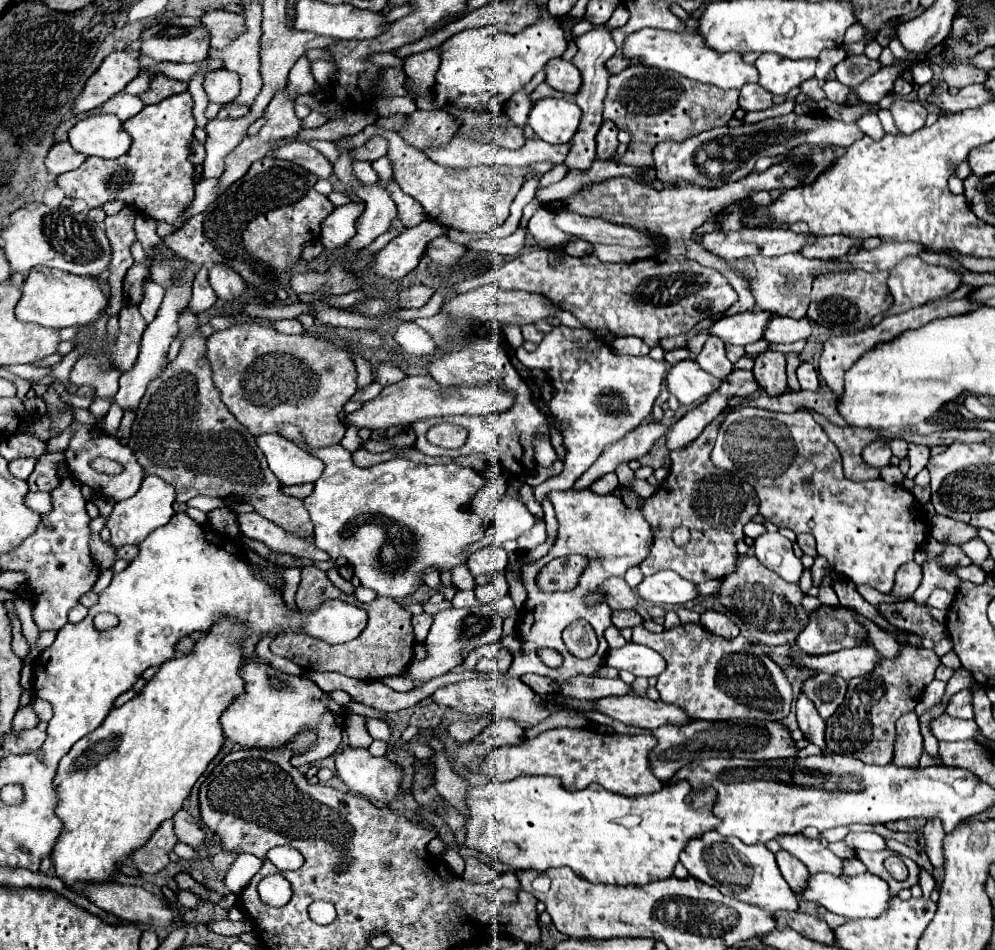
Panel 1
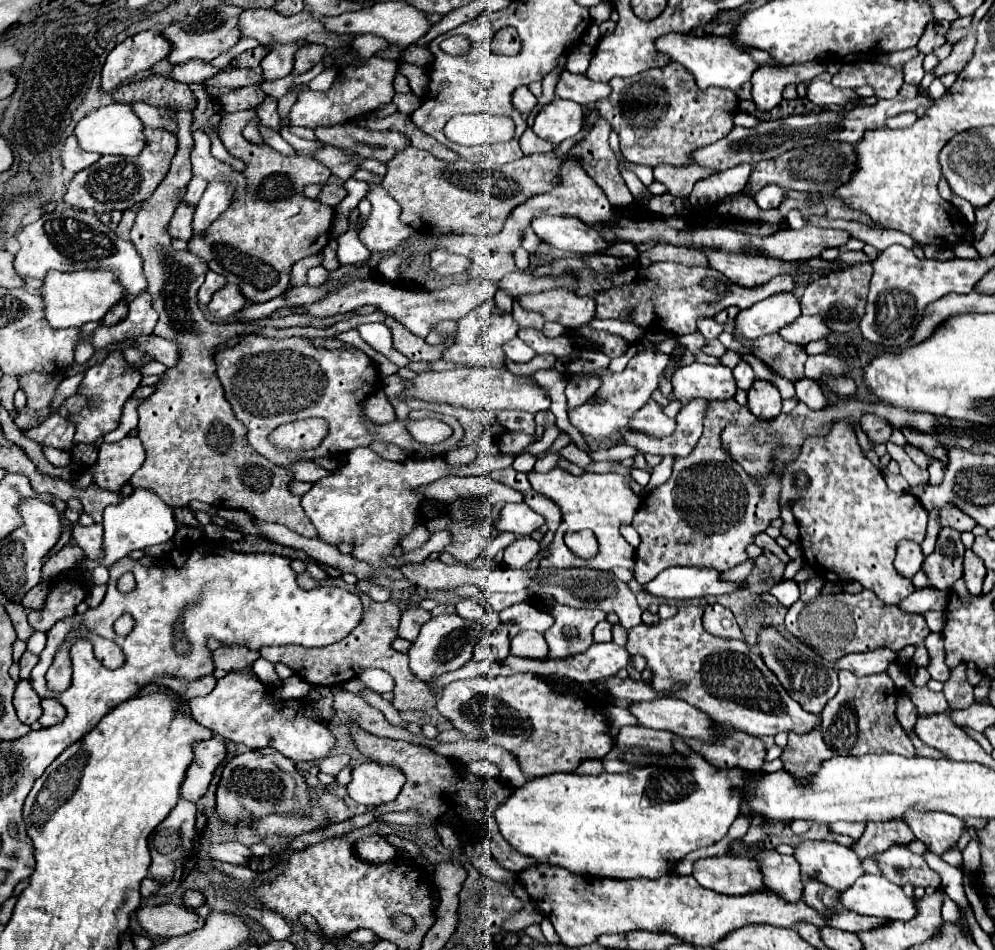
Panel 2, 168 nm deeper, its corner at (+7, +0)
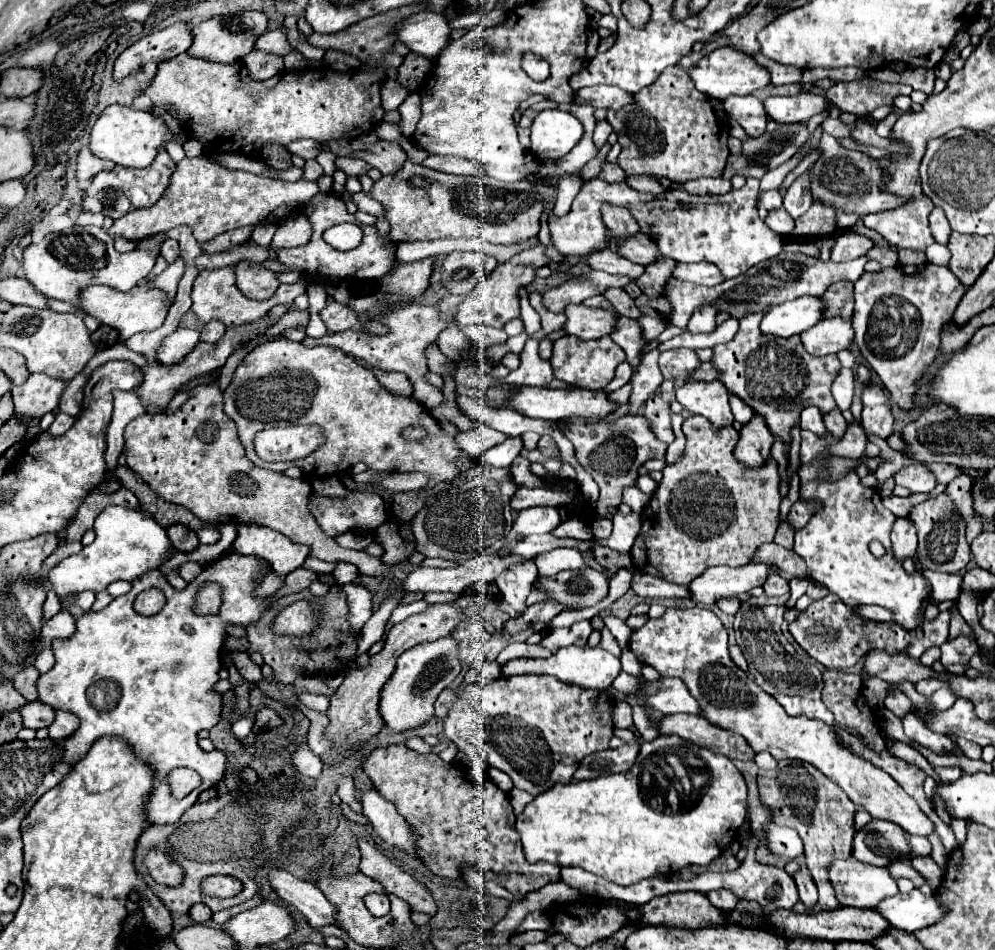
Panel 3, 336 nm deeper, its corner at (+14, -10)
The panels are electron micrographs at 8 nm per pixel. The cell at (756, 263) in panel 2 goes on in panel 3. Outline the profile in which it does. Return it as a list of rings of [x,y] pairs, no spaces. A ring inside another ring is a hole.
[[[712,262],[678,264],[676,270],[672,272],[672,276],[674,278],[680,278],[680,280],[686,280],[686,282],[702,284],[702,286],[716,286],[716,284],[722,284],[724,282],[722,272]]]

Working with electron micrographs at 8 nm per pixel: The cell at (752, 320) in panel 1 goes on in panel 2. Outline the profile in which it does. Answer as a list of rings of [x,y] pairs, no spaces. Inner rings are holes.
[[[773,294],[749,310],[741,310],[735,318],[735,330],[745,338],[755,340],[771,332],[779,332],[801,316],[801,306],[795,294]]]

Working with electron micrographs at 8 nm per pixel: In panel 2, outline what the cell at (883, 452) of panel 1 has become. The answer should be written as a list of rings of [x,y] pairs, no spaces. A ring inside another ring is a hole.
[[[863,414],[859,424],[865,430],[865,434],[869,436],[869,440],[873,440],[875,444],[885,444],[887,438],[893,432],[893,426],[889,426],[887,420],[883,420],[883,418],[875,416],[875,414]]]

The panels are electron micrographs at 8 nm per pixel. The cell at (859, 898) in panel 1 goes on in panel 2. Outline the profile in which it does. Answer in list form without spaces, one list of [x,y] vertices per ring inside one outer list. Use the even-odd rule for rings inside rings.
[[[865,874],[861,876],[853,888],[841,892],[841,906],[849,908],[851,912],[865,914],[865,916],[885,916],[889,920],[913,920],[917,916],[917,898],[907,896],[901,886],[889,882],[885,876]]]

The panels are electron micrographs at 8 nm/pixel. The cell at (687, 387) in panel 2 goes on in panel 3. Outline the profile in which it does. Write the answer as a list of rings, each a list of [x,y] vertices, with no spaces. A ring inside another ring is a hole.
[[[688,380],[676,388],[676,400],[688,412],[708,418],[714,426],[728,426],[734,422],[734,416],[728,406],[728,390],[718,380]]]

